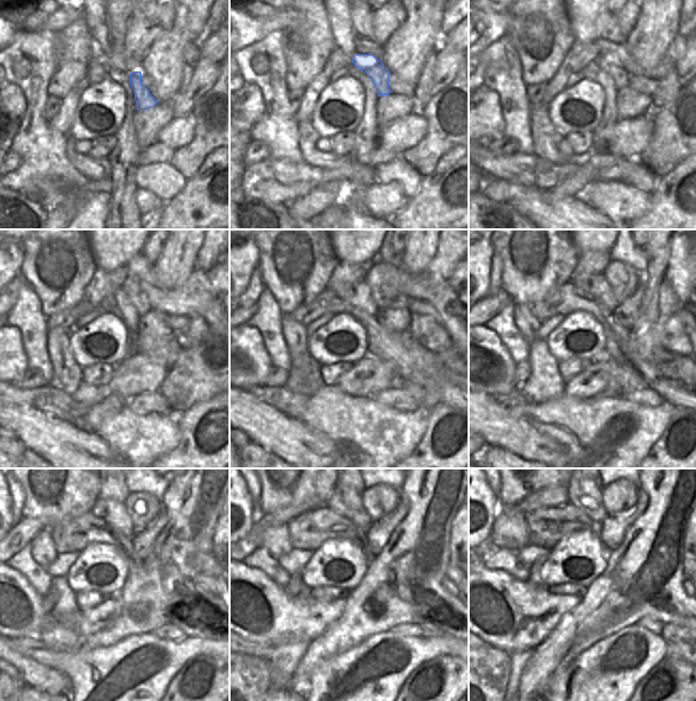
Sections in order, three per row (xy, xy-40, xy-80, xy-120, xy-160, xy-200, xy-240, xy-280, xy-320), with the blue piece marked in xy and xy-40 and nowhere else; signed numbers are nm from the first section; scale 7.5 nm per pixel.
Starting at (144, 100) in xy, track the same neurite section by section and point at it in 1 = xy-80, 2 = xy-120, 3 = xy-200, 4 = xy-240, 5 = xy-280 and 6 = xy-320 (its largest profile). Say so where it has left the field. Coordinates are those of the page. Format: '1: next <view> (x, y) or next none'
1: next xy-80 (611, 62)
2: next xy-120 (133, 285)
3: next xy-200 (623, 279)
4: next xy-240 (143, 508)
5: next xy-280 (379, 500)
6: next xy-320 (622, 494)

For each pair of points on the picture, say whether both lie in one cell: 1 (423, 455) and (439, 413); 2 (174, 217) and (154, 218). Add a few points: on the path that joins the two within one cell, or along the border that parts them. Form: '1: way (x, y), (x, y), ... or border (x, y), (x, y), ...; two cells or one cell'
1: way (430, 444), (430, 436), (436, 424); one cell
2: border (164, 205), (159, 218); two cells

